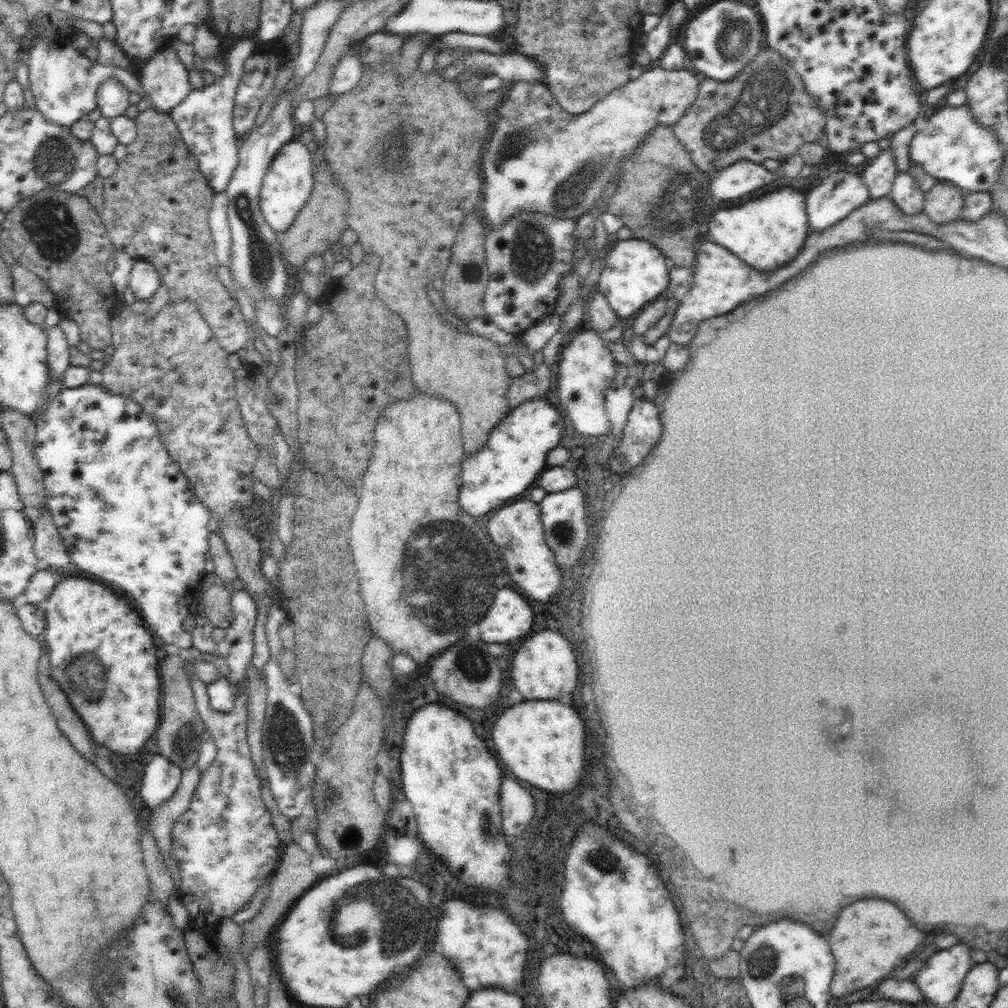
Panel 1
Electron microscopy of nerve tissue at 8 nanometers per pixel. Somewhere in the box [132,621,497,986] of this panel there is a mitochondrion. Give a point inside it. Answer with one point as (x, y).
(395, 919)

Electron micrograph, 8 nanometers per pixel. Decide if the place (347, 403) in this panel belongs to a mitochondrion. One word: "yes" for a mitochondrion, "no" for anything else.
yes

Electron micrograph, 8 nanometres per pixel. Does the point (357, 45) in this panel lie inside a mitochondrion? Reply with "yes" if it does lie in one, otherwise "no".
no

